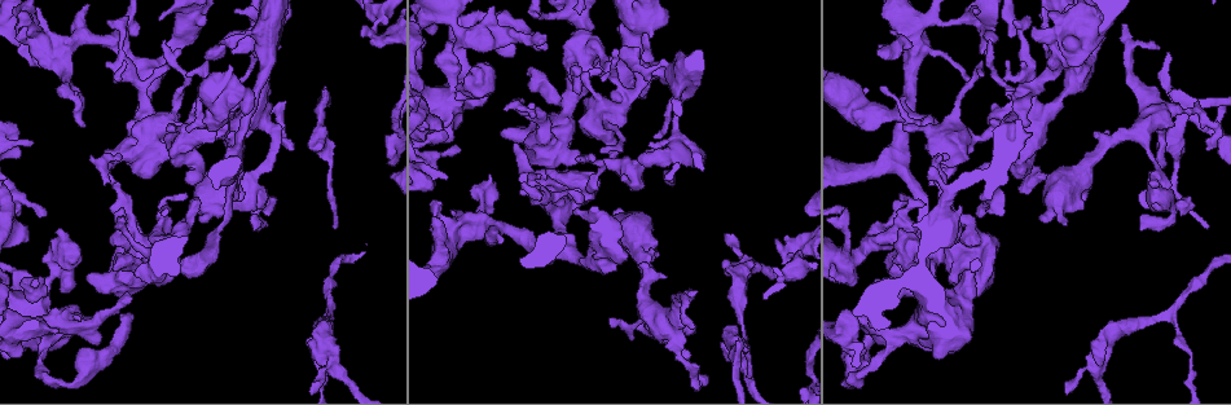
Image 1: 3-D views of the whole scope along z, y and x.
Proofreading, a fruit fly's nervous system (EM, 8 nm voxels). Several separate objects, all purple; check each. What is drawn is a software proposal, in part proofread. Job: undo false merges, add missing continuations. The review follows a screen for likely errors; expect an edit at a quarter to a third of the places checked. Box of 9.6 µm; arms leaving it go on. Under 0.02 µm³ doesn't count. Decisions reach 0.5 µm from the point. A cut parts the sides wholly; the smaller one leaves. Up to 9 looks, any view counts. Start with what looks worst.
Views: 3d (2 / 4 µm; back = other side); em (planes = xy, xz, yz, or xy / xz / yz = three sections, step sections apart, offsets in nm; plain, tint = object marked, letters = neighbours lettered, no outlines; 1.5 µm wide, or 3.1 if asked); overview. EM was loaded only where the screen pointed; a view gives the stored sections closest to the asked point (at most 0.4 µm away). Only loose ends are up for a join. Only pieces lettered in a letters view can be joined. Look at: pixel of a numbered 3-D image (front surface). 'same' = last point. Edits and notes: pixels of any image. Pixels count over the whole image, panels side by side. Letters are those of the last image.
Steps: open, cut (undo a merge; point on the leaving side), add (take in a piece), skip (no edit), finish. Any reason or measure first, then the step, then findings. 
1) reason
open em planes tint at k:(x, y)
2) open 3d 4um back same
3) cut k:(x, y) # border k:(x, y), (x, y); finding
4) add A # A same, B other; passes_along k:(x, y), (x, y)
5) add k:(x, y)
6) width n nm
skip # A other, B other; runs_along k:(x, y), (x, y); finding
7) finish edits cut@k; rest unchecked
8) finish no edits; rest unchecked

four or more arms meet
open em planes letters at 1:(901, 100)

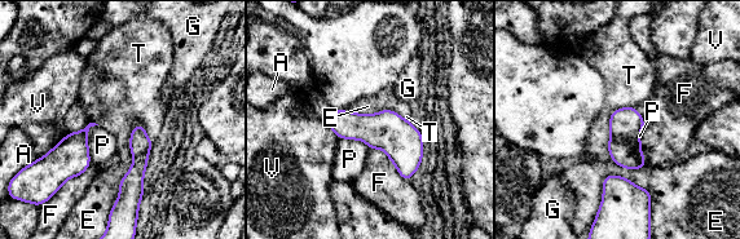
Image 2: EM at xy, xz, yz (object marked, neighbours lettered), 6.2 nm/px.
width 100 nm
skip # A other, E other, F other, G other, P other, T other, V other; all the same neuron

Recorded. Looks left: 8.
tapers out
open em planes tint at 1:(335, 228)

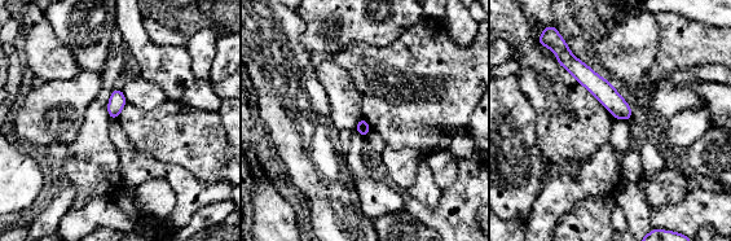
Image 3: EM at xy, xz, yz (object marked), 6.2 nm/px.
see the neighbours
open em planes letters same

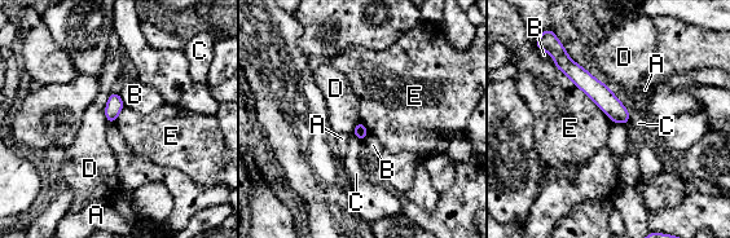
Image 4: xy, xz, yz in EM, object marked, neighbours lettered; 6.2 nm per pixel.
longest_contact E 550 nm
skip # A other, B other, C other, D other, E other; runs_along 4:(562, 64), (567, 65), (625, 118); no lettered piece goes on from it

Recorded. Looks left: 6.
open em planes letters at 1:(697, 292)

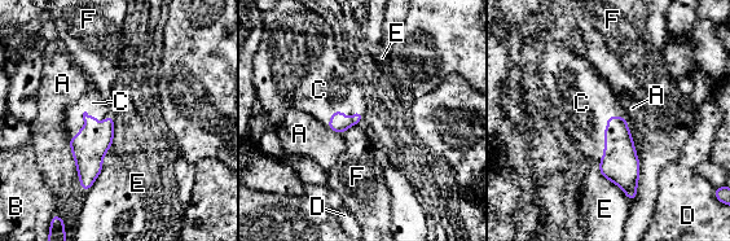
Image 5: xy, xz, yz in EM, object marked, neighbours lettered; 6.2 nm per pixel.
longest_contact F 550 nm
add 5:(92, 103) # A other, B other, C same, D other, E other, F other; passes_along 5:(88, 149), (84, 112), (92, 103); it goes on there

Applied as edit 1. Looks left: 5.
thick turns thin
open 3d 4um back at 1:(330, 318)

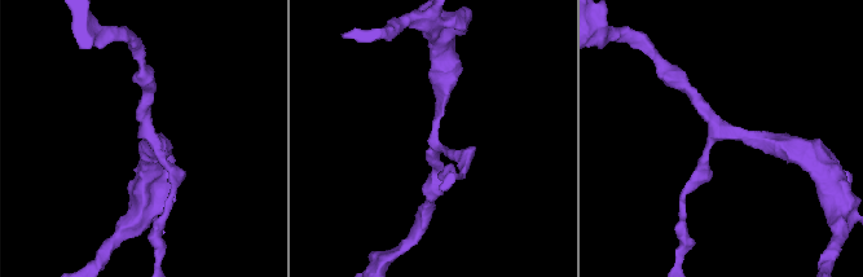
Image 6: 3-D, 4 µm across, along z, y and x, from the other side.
arms 3; now the EM
open em planes letters at 6:(432, 128)

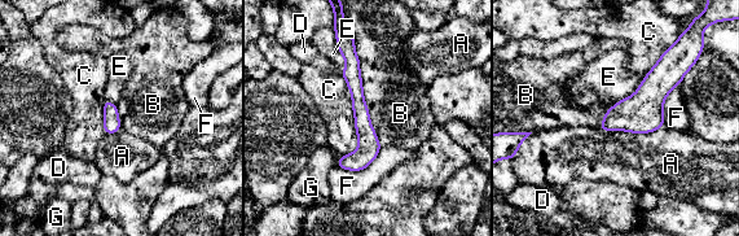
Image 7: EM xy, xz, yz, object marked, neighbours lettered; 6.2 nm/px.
width 100 nm; longest_contact B 750 nm
skip # A other, B other, C other, D other, E other, F other, G other; continuous, no second neuron

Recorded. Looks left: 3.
finish edits add@5; rest unchecked

